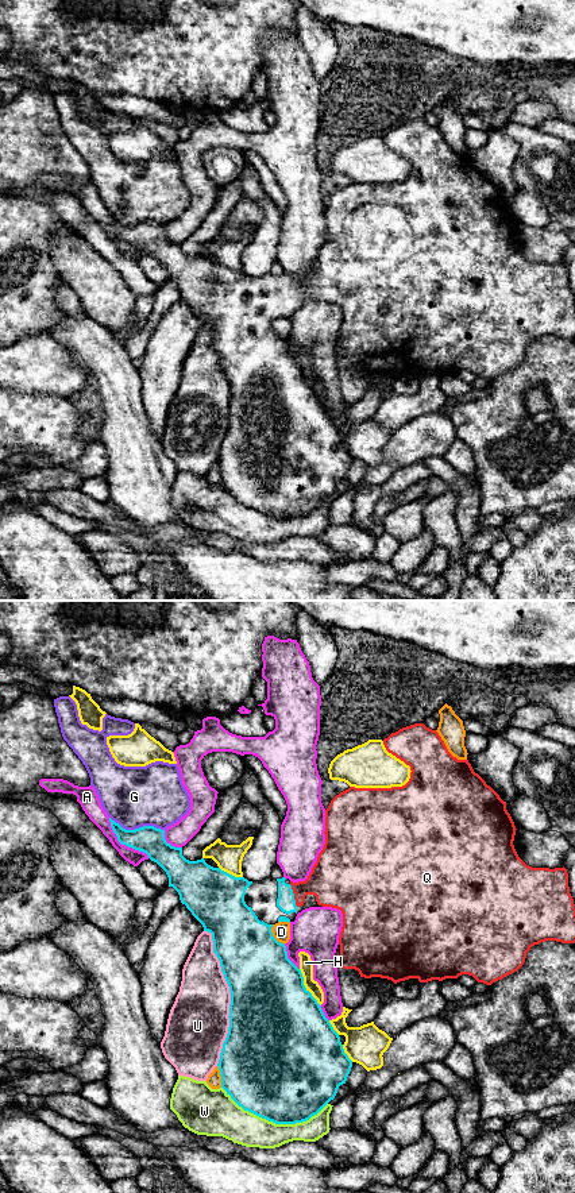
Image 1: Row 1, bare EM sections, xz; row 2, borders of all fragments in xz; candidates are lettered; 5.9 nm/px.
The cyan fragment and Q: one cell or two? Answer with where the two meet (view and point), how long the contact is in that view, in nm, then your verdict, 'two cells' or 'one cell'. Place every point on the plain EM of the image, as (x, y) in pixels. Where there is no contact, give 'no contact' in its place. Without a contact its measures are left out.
meets cyan in xz at (293, 290); contact 140 nm long; one cell

